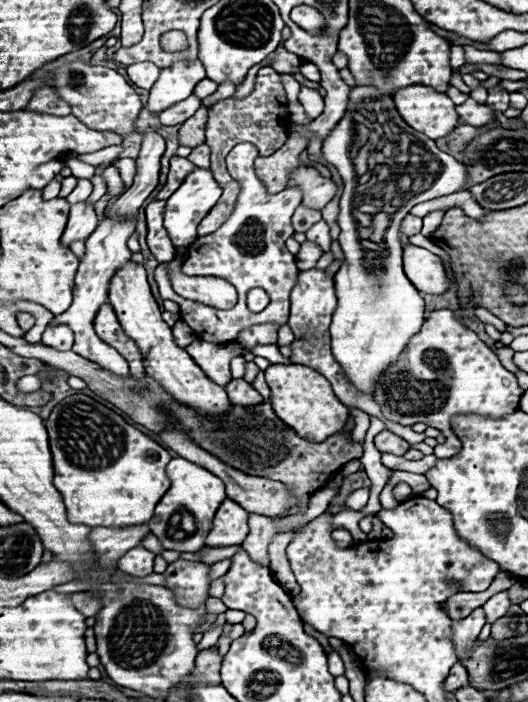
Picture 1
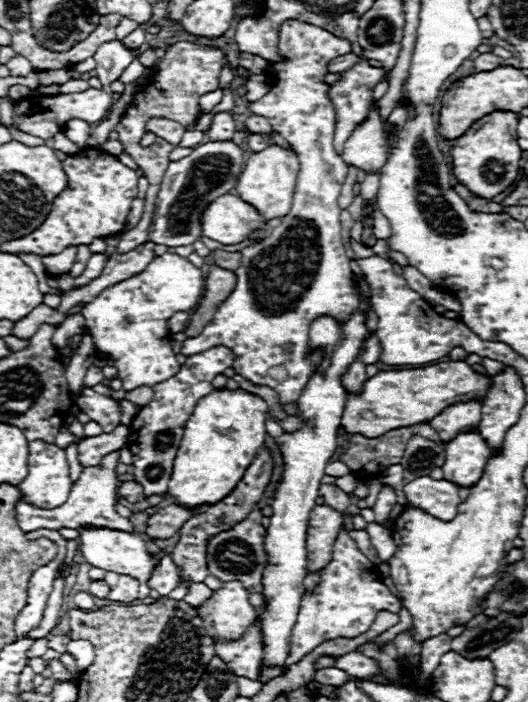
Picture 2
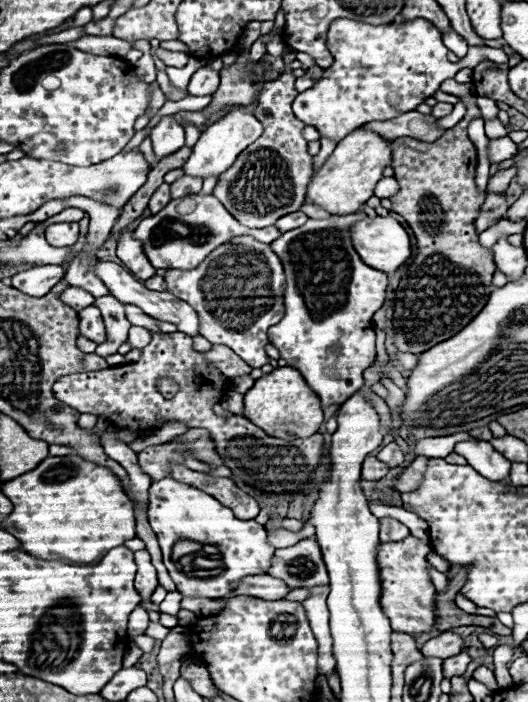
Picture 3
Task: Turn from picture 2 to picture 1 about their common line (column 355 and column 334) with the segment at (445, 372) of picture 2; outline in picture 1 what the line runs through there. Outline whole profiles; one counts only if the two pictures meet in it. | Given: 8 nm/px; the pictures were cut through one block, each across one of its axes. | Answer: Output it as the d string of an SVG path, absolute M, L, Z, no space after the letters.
M272 364L264 370L270 388L270 404L276 416L298 436L314 442L340 432L348 420L348 408L336 398L330 382L316 370L302 364Z

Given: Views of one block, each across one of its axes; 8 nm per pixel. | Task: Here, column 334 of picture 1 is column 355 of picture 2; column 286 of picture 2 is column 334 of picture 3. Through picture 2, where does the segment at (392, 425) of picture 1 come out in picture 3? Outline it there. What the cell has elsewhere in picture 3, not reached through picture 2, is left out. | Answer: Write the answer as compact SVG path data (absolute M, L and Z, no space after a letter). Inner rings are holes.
M338 18L328 28L326 46L334 56L334 64L324 70L322 78L310 90L296 96L294 114L304 120L304 124L314 126L322 138L336 142L372 120L390 120L416 110L444 80L454 78L458 70L472 69L484 60L496 64L508 62L502 48L487 46L469 47L467 55L458 63L450 62L450 50L442 44L440 30L424 18L378 26ZM360 208L348 216L330 216L324 220L308 218L306 224L284 232L270 244L272 250L280 256L286 272L286 314L276 326L268 330L268 338L270 344L278 348L280 358L302 372L306 384L320 396L322 406L342 404L344 400L348 400L362 386L362 372L374 362L376 356L370 318L385 301L388 278L384 272L366 266L352 246L350 228L364 216L364 208Z

